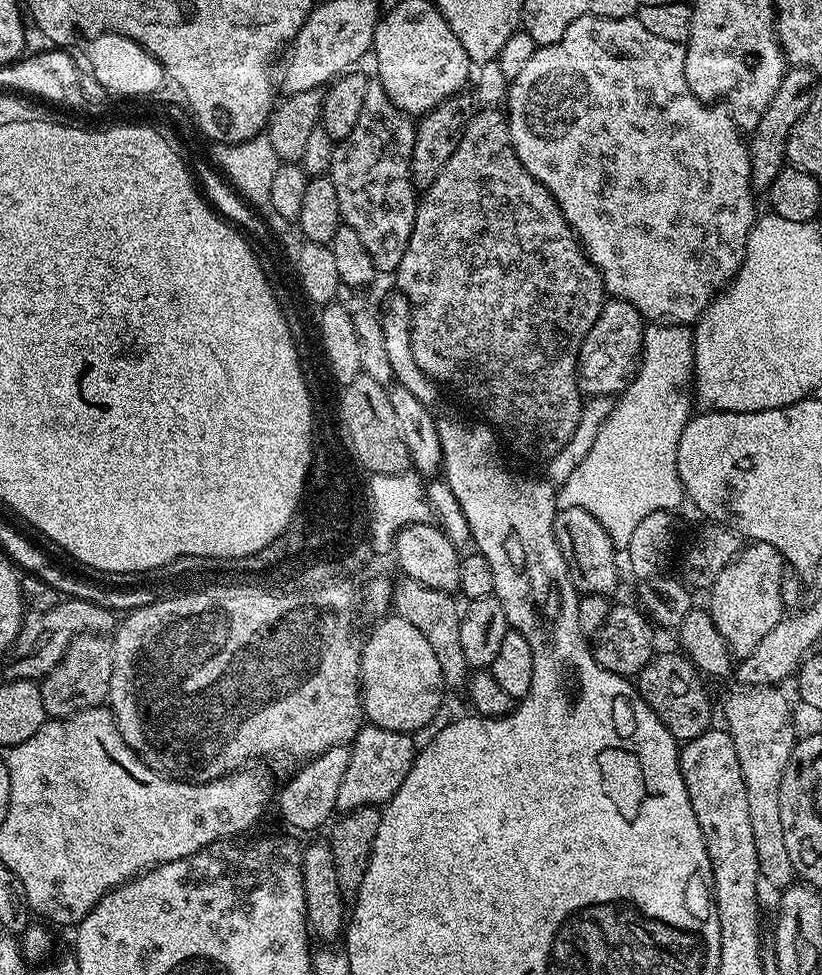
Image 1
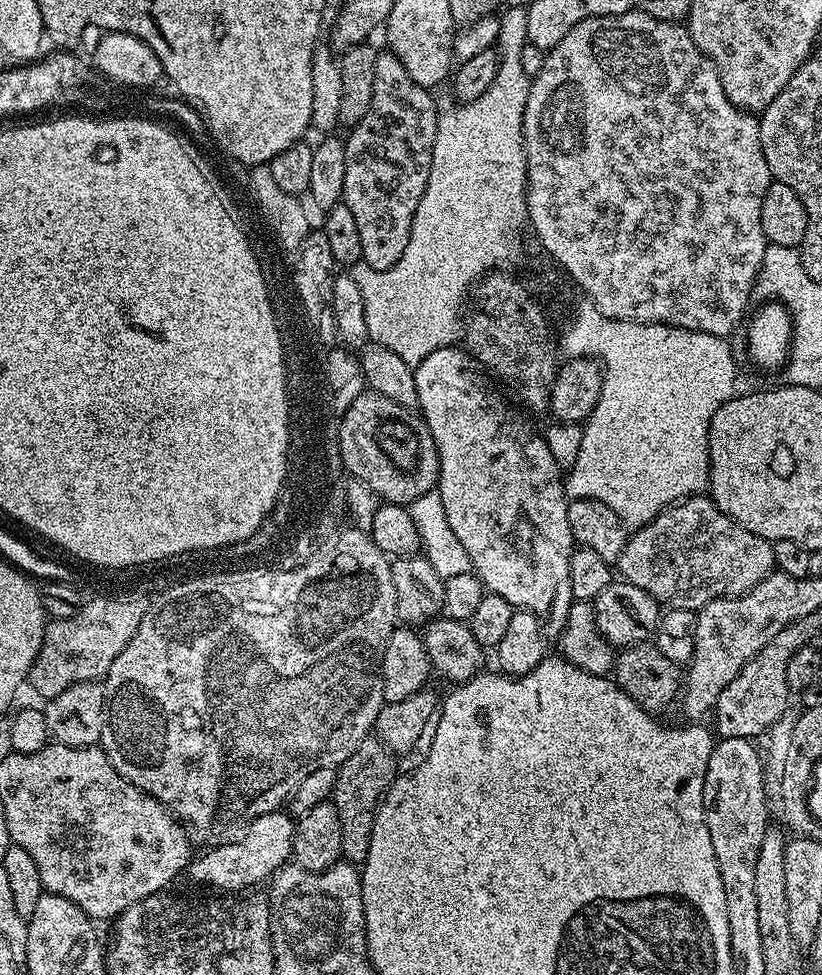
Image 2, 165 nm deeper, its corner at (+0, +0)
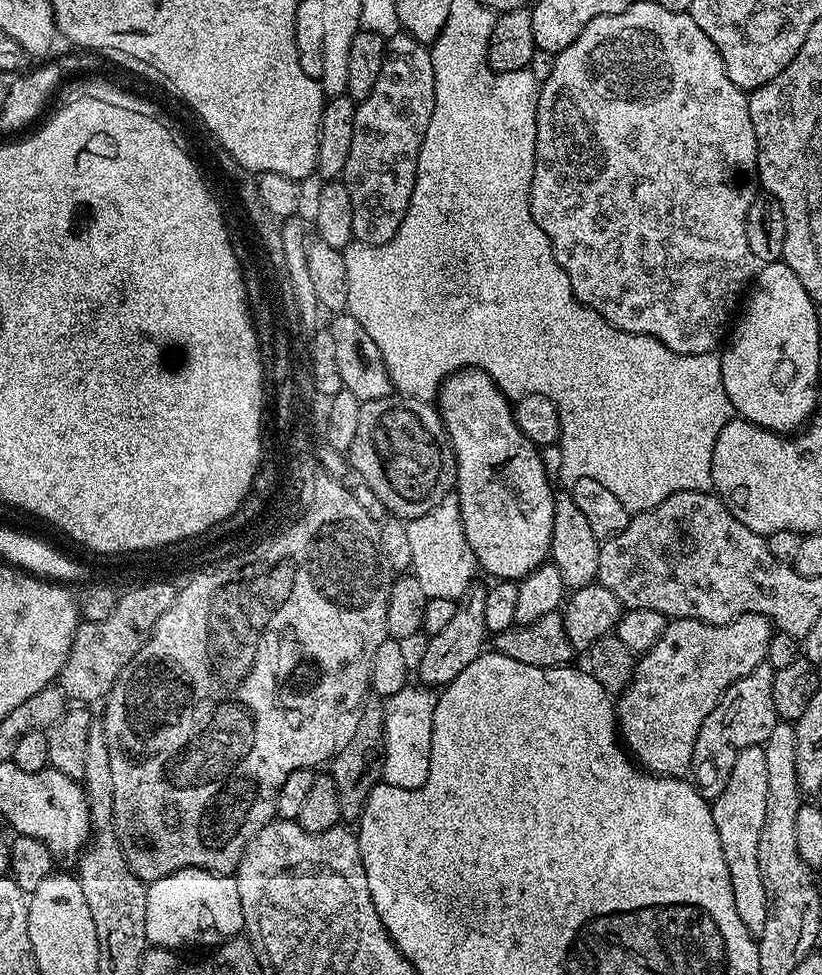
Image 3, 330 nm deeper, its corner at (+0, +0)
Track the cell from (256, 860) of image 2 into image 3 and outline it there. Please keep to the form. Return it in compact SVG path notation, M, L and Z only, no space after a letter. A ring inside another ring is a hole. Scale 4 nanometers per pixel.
M183 868L149 883L147 890L146 938L149 945L169 950L212 950L245 931L235 875L208 872L205 868Z

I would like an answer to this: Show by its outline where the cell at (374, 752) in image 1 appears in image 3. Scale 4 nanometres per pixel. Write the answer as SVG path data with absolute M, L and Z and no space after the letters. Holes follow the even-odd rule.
M472 586L463 597L458 600L454 610L454 619L438 634L428 636L426 642L428 645L424 648L424 653L420 656L420 680L421 685L427 686L432 690L443 689L470 662L474 662L485 651L484 636L489 635L486 626L486 591L483 587Z

